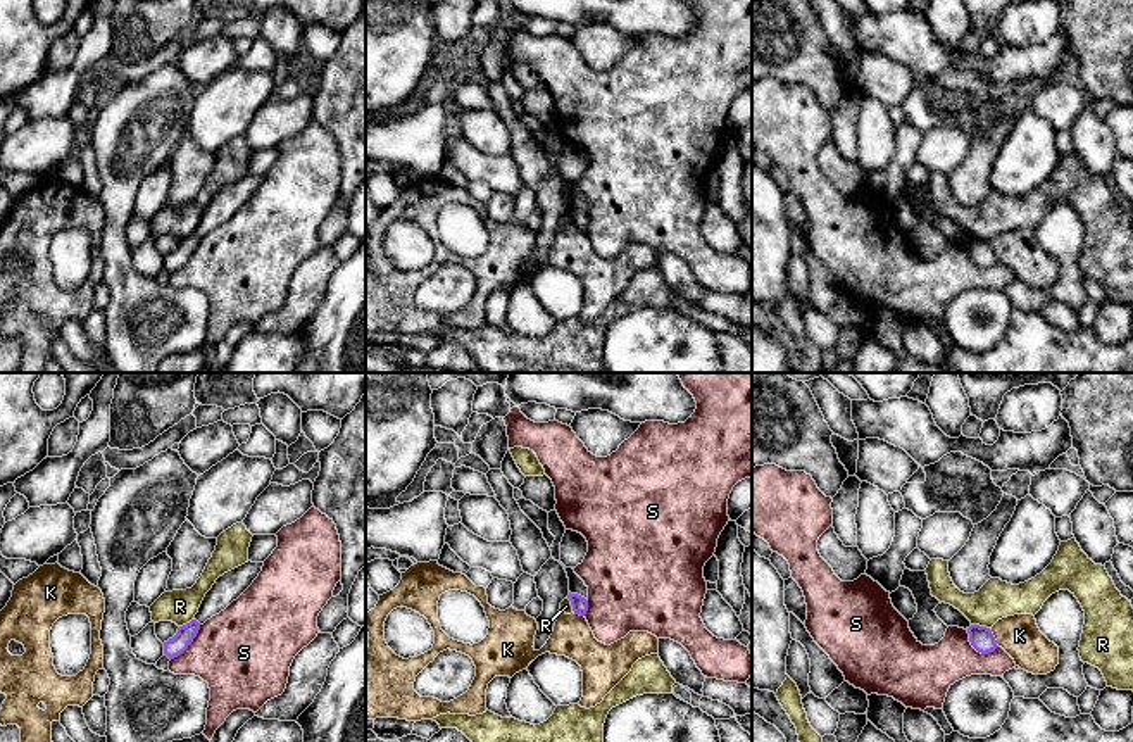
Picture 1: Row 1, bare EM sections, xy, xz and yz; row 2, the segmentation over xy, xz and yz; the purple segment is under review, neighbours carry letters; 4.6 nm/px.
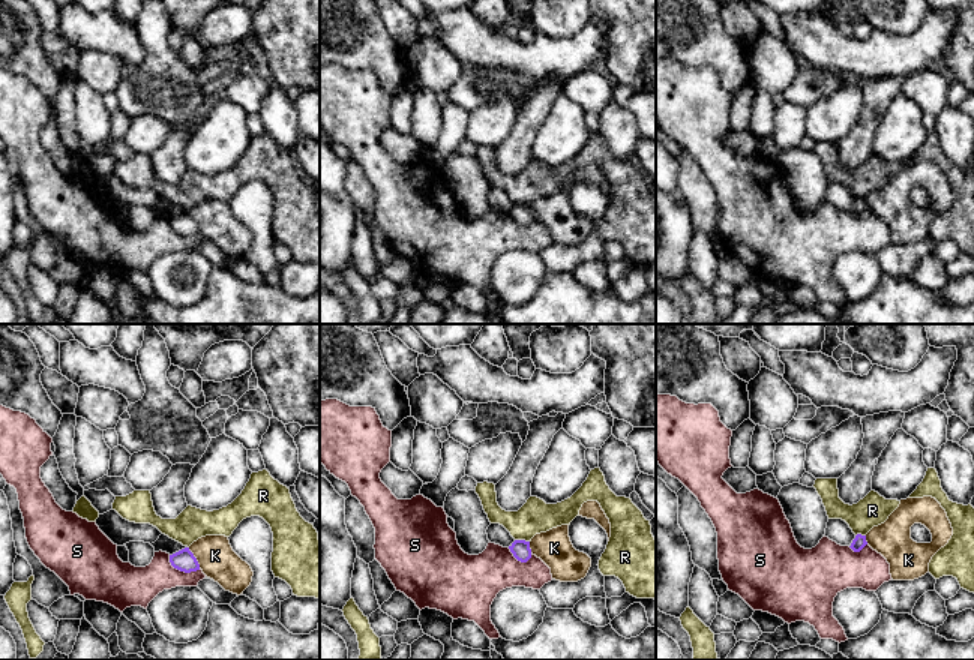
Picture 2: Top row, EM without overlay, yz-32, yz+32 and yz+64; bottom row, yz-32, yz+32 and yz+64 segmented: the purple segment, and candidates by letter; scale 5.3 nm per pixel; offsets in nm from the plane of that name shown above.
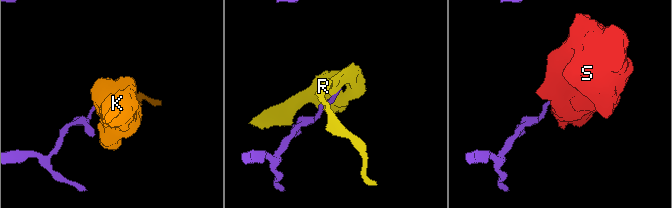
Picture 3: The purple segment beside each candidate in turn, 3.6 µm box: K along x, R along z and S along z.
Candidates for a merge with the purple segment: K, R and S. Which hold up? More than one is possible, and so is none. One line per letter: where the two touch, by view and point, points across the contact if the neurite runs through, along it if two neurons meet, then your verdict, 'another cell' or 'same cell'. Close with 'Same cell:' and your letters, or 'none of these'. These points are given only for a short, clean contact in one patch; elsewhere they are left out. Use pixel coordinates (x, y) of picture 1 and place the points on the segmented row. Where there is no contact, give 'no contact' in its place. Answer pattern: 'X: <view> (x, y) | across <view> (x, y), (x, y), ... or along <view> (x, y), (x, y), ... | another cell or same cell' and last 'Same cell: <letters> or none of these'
K: yz (994, 637) | along yz (989, 628), (999, 646) | another cell
R: yz (978, 625) | along yz (971, 623), (989, 628) | another cell
S: yz (978, 651) | along yz (966, 630), (968, 641), (978, 651), (992, 653), (997, 647) | another cell
Same cell: none of these

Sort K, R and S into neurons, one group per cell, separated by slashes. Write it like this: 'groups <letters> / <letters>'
groups K / R / S

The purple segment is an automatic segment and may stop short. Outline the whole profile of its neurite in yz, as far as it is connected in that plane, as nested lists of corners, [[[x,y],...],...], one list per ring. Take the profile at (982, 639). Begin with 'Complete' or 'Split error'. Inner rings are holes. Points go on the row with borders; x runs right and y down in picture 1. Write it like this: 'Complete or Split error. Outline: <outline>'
Complete. Outline: [[[971,625],[967,633],[971,645],[981,654],[993,652],[998,647],[992,630],[986,626]]]

